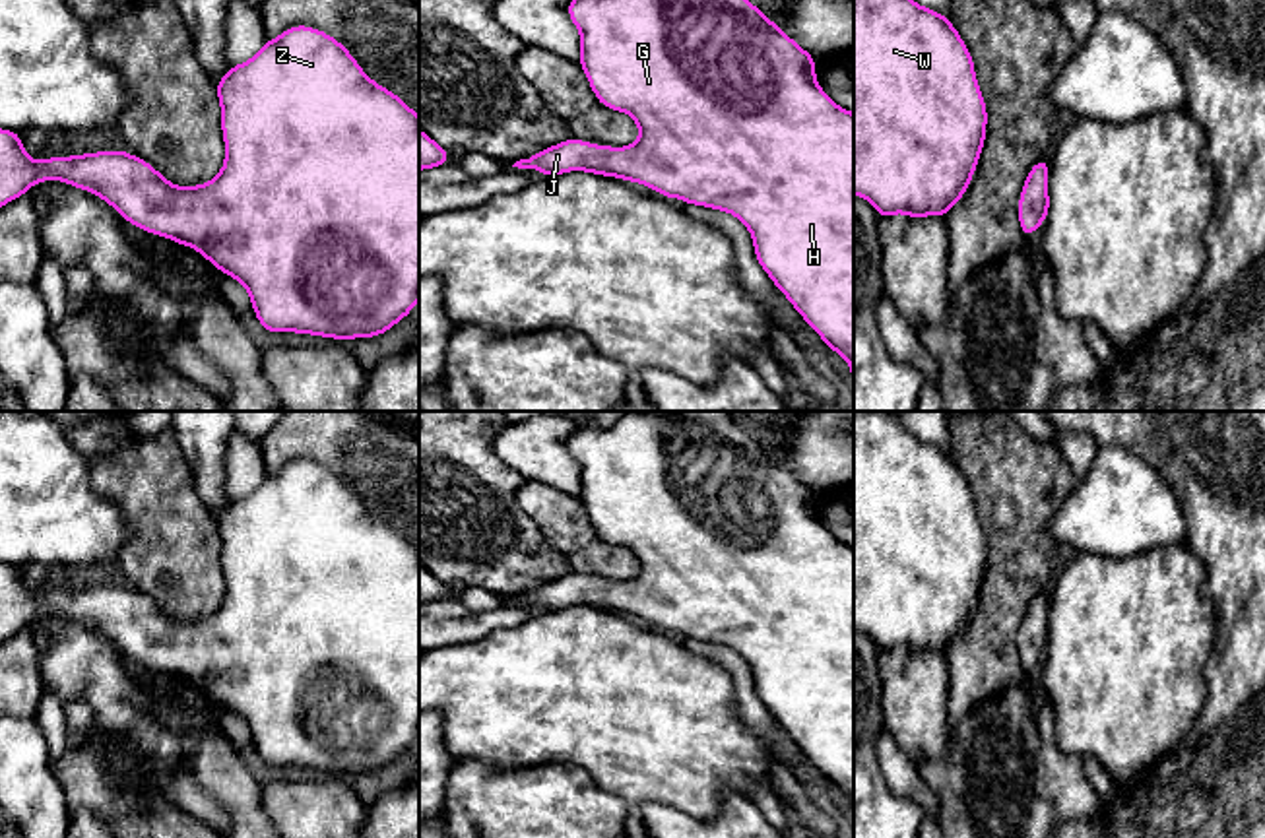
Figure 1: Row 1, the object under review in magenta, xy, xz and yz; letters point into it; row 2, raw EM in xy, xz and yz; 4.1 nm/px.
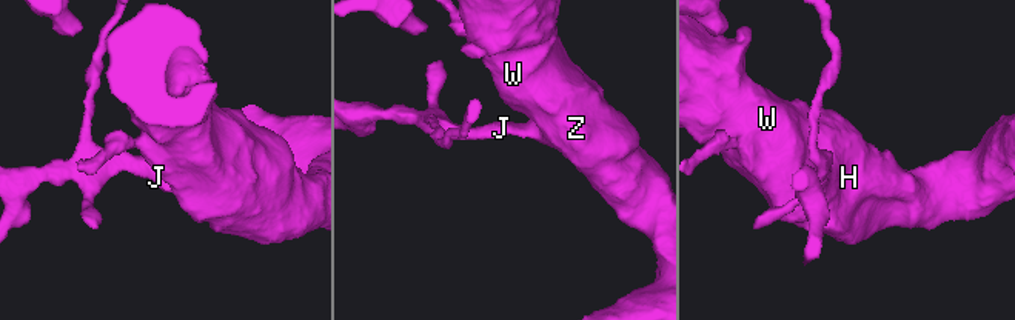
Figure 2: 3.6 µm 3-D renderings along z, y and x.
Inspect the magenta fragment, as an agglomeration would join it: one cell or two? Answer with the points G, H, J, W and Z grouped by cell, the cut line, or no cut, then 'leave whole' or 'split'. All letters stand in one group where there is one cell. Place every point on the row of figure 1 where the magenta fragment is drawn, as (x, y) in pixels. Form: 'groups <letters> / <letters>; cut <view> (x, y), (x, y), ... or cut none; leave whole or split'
groups G H J W Z; cut none; leave whole

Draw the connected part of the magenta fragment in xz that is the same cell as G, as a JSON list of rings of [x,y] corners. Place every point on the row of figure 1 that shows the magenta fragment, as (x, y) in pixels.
[[[570,0],[567,12],[580,31],[582,54],[578,64],[596,99],[605,109],[632,116],[640,136],[625,147],[598,145],[570,138],[541,149],[537,155],[520,159],[512,167],[537,169],[543,177],[565,175],[568,171],[617,177],[621,180],[640,182],[664,198],[679,198],[685,204],[735,215],[753,237],[757,262],[801,318],[821,336],[823,343],[846,359],[854,384],[854,113],[836,105],[821,89],[815,78],[815,56],[803,50],[749,0]]]

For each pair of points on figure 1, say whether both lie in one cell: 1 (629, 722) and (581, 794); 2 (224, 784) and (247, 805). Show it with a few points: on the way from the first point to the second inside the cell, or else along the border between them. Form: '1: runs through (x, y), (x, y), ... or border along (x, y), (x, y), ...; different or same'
1: border along (548, 763), (575, 763), (600, 788), (629, 804); different
2: runs through (229, 788), (241, 800); same

